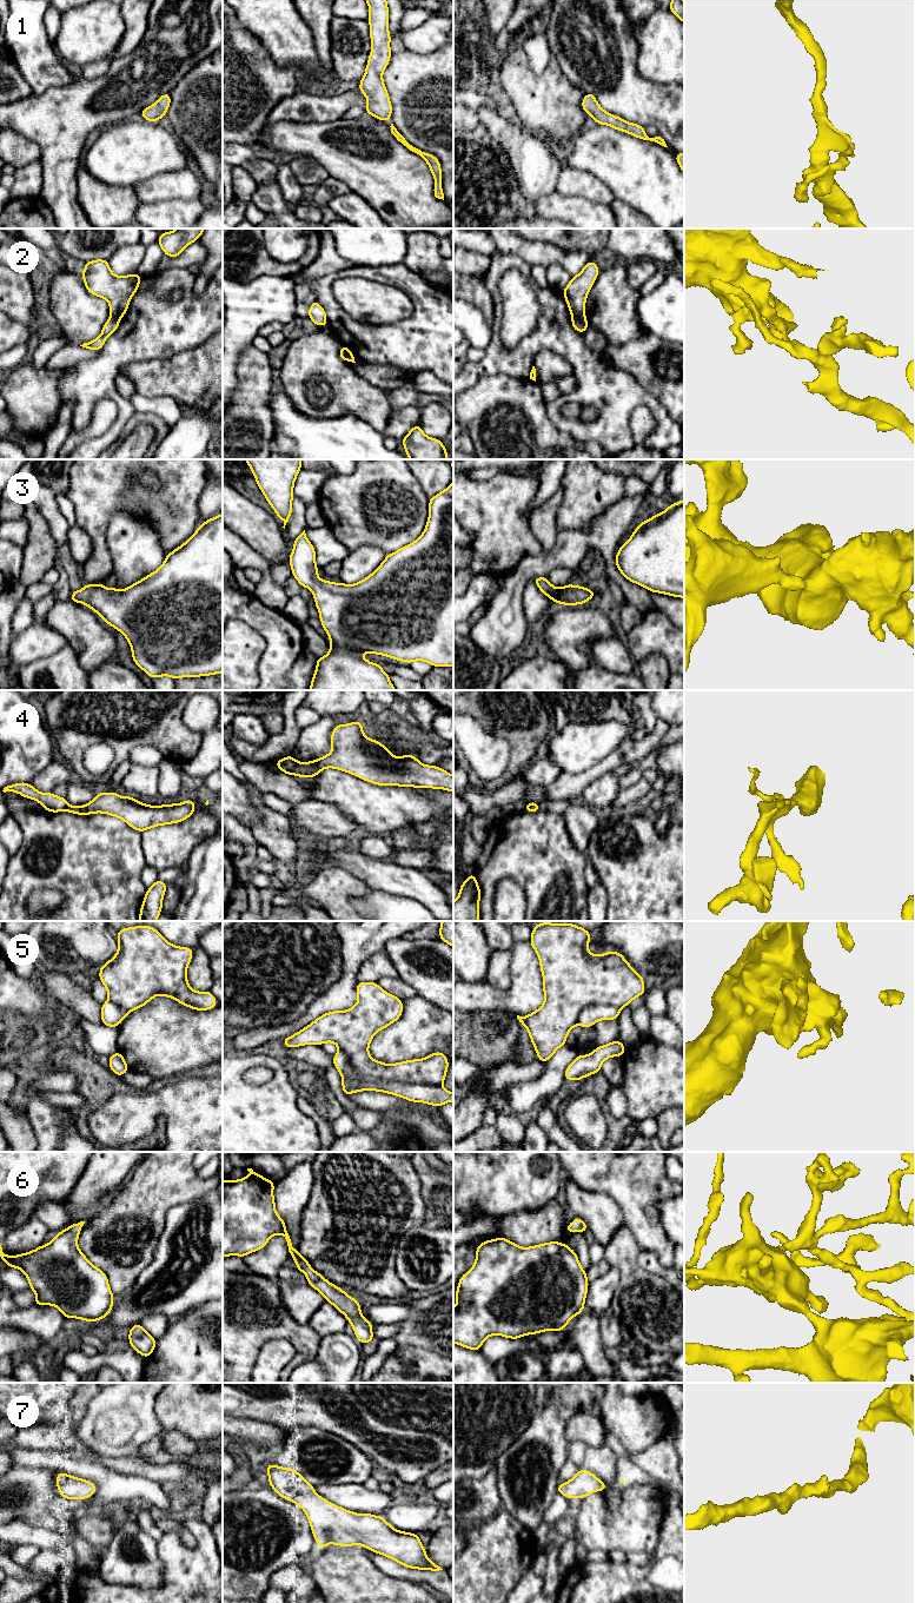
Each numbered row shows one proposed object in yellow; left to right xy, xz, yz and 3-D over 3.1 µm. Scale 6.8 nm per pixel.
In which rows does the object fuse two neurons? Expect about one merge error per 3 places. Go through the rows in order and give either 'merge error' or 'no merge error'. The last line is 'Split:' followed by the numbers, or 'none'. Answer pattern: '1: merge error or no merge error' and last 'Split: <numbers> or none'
1: no merge error
2: merge error
3: no merge error
4: merge error
5: merge error
6: no merge error
7: no merge error
Split: 2, 4, 5

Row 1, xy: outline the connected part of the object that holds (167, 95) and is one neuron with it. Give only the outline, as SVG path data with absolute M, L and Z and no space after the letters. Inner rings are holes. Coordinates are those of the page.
M163 94L153 105L144 108L140 114L146 121L157 122L160 118L166 117L171 104L171 94Z

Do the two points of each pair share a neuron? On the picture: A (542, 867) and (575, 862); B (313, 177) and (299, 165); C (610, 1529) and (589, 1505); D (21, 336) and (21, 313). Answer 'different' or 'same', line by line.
A: same
B: same
C: same
D: different

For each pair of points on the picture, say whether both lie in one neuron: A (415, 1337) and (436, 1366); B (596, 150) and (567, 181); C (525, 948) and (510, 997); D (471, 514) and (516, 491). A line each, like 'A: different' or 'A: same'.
A: different
B: different
C: same
D: same

